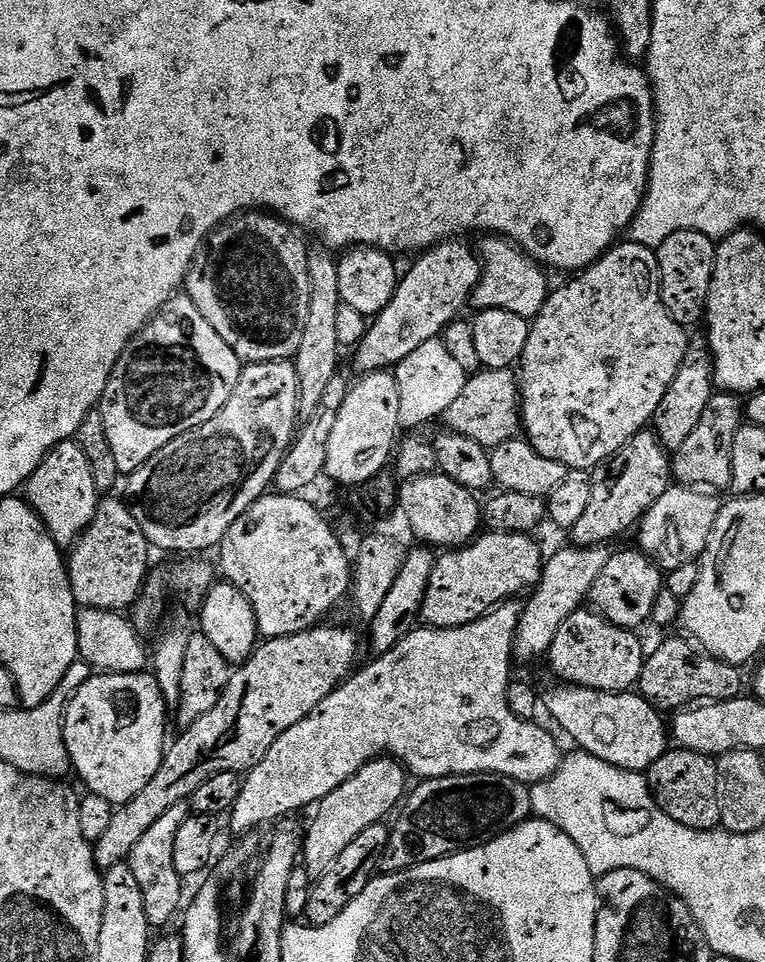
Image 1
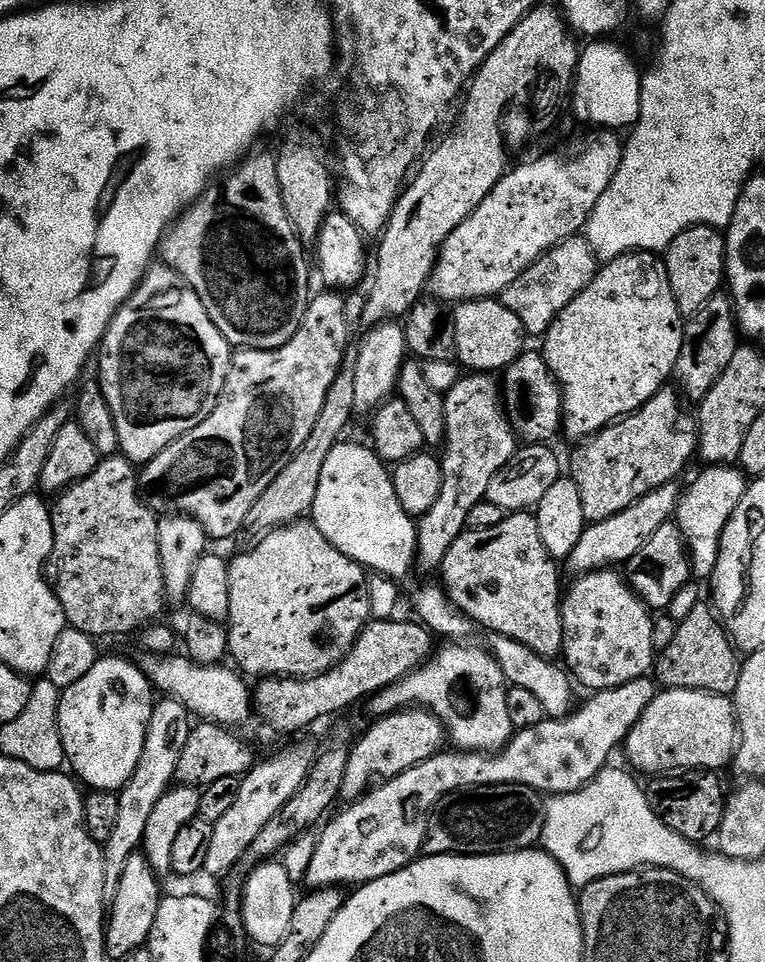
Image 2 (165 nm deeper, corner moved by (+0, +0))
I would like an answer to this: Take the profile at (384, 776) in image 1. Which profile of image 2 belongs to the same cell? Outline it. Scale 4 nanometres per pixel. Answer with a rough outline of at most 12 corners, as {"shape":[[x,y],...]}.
{"shape":[[409,706],[371,722],[353,744],[340,794],[426,762],[443,722]]}

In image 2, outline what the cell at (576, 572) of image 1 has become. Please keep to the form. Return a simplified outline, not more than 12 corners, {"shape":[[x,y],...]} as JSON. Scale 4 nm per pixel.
{"shape":[[673,482],[600,524],[569,554],[573,573],[628,563],[675,517]]}

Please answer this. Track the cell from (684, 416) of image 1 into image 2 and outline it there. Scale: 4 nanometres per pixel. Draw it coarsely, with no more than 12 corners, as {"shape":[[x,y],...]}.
{"shape":[[731,295],[687,317],[674,373],[704,400],[742,347]]}

